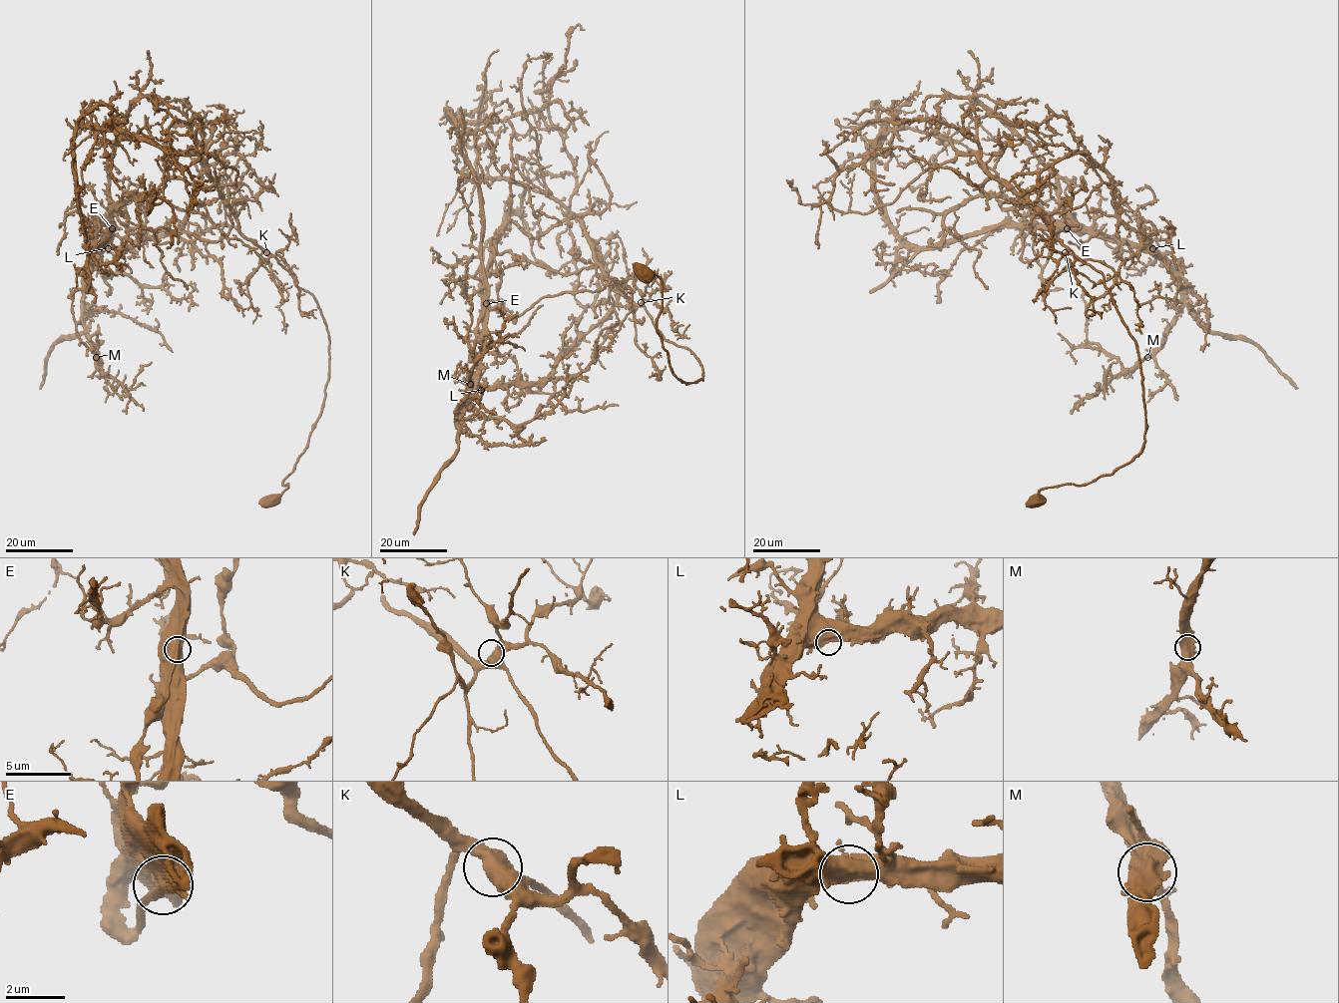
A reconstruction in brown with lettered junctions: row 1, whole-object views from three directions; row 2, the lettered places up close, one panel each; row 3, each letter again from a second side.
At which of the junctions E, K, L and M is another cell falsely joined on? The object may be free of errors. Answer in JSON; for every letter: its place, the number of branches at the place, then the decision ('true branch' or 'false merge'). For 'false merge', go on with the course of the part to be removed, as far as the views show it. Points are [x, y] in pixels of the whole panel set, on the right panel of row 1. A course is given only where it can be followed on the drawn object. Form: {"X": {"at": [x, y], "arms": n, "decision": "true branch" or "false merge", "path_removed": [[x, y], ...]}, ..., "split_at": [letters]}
{"E": {"at": [1067, 228], "arms": 2, "decision": "false merge", "path_removed": [[1066, 228], [1073, 214], [1054, 241], [1043, 213], [1134, 341], [1143, 448], [1027, 502]]}, "K": {"at": [1065, 252], "arms": 2, "decision": "true branch"}, "L": {"at": [1152, 248], "arms": 2, "decision": "true branch"}, "M": {"at": [1147, 357], "arms": 2, "decision": "true branch"}, "split_at": ["E"]}

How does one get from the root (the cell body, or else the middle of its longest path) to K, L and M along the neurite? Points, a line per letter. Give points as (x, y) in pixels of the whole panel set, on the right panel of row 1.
K: (1037, 501), (1043, 489), (1111, 475), (1144, 441), (1136, 343), (1104, 276), (1065, 252)
L: (1037, 501), (1111, 475), (1145, 432), (1136, 343), (1042, 214), (1054, 241), (1073, 214), (1152, 248)
M: (1037, 501), (1145, 432), (1136, 343), (1043, 213), (1054, 241), (1073, 214), (1173, 275), (1147, 357)

